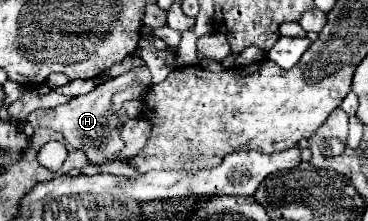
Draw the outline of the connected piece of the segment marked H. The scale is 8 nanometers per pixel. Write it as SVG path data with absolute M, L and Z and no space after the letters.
M147 64L137 66L137 68L125 72L117 78L107 80L105 84L97 86L89 94L73 98L67 106L57 106L57 108L51 108L51 110L35 110L27 118L27 122L35 128L45 126L45 128L51 128L55 132L61 132L63 136L67 136L67 142L71 142L73 148L83 150L87 154L89 164L99 166L101 162L105 162L109 156L117 154L123 148L123 140L117 134L117 128L119 128L121 122L119 122L119 116L115 112L111 112L111 96L115 92L121 92L121 90L129 88L133 82L139 82L139 84L145 84L145 86L151 84L151 72L149 72Z

